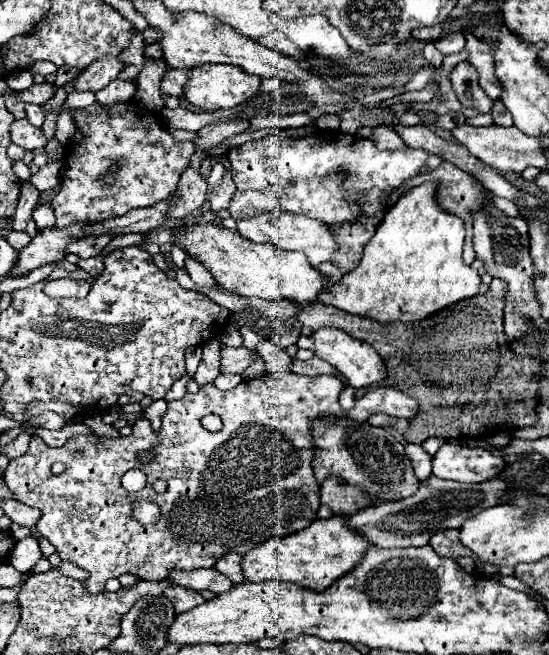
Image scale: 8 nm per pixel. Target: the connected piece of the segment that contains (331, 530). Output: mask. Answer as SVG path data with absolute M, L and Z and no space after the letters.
M332 515L330 519L316 519L306 529L288 537L272 537L270 541L264 541L242 557L246 581L260 583L266 579L278 579L292 581L314 591L328 589L328 585L332 585L336 579L350 573L372 545L366 541L366 537L360 537L360 533L352 533L352 529L348 529L348 521L350 517L346 515Z

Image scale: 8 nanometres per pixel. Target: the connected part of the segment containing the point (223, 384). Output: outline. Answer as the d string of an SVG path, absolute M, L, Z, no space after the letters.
M222 373L222 375L218 375L216 377L216 385L218 385L218 389L232 389L232 387L236 387L239 383L242 383L243 378L240 375L232 375L232 373Z

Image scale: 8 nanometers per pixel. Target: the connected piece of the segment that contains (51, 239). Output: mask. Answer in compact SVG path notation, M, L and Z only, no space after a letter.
M82 221L80 225L70 225L68 229L56 229L56 227L40 229L38 235L30 241L30 245L20 249L20 261L12 269L10 275L12 277L20 277L20 275L30 273L36 267L46 265L46 263L62 261L64 255L66 255L66 247L72 241L88 237L88 229L92 225L94 223Z

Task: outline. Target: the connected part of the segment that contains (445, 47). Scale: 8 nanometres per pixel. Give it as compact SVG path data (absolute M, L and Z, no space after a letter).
M452 31L450 35L444 35L442 39L436 39L434 43L436 43L438 51L442 51L444 55L450 55L450 53L462 51L464 45L466 45L466 39L464 39L462 31Z

